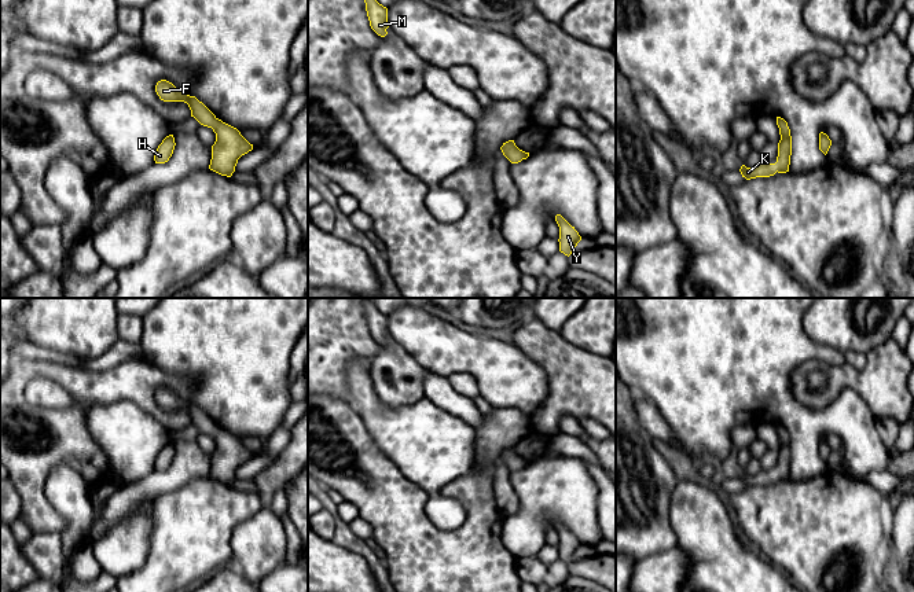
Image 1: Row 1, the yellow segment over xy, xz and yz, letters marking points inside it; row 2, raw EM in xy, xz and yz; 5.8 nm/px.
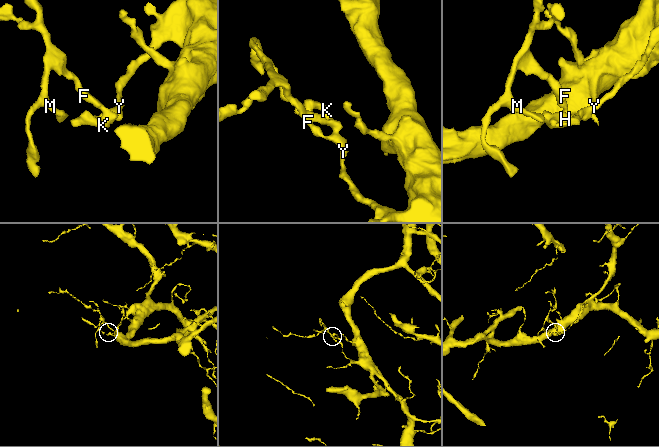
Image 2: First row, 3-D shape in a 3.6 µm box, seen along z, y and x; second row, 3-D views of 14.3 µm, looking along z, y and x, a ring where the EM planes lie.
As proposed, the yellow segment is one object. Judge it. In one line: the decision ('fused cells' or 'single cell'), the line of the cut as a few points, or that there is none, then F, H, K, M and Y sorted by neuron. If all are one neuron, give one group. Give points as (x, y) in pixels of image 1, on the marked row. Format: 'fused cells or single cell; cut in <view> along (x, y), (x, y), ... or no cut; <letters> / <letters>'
single cell; no cut; F H K M Y

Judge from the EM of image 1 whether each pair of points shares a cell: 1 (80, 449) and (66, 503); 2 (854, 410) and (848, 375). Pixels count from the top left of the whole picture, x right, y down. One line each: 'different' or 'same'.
1: different
2: different

